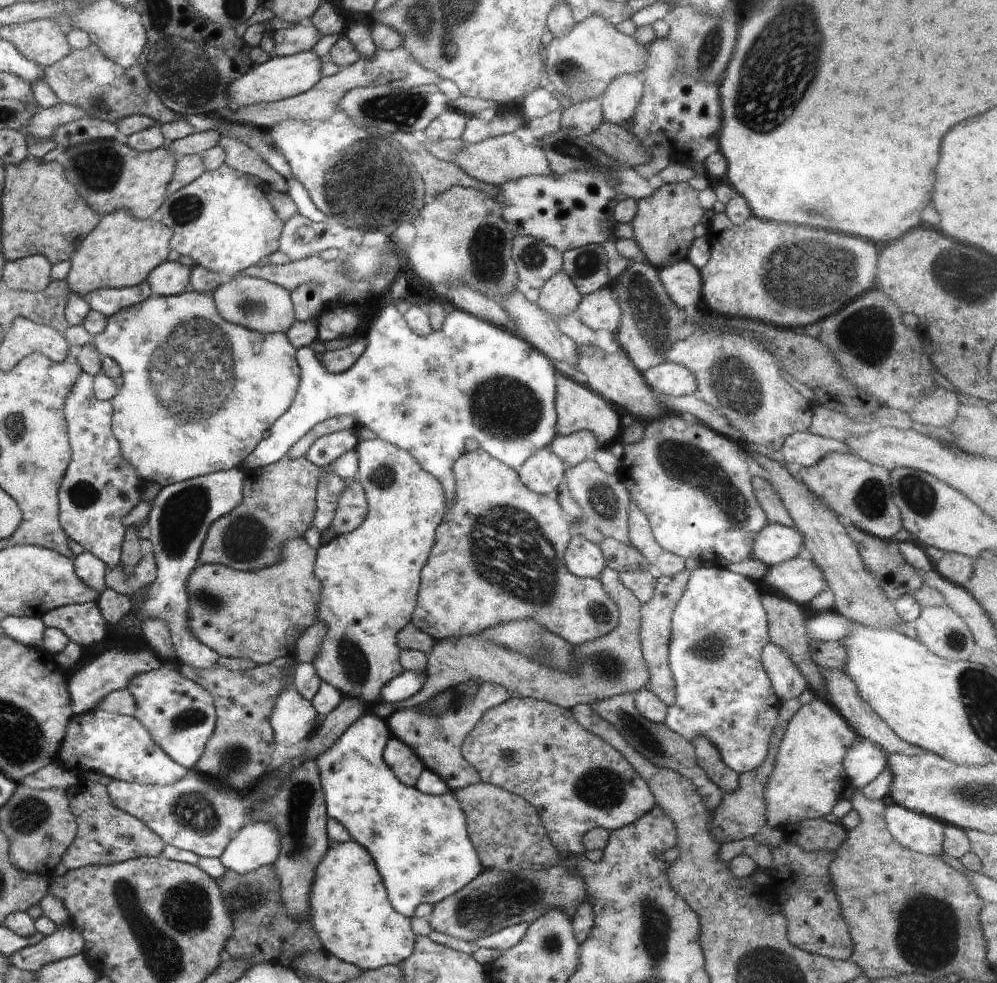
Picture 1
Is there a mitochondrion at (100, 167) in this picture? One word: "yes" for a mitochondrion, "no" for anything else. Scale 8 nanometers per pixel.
yes

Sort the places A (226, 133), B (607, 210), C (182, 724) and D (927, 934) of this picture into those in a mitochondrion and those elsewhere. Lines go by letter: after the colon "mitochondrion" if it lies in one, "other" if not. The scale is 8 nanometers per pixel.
A: other
B: other
C: mitochondrion
D: mitochondrion

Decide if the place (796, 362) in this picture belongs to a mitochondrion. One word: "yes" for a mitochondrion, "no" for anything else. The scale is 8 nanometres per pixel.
yes

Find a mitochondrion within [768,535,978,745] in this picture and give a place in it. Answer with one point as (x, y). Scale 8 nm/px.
(957, 639)

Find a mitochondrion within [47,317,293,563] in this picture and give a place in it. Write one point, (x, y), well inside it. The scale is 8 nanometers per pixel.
(185, 511)

